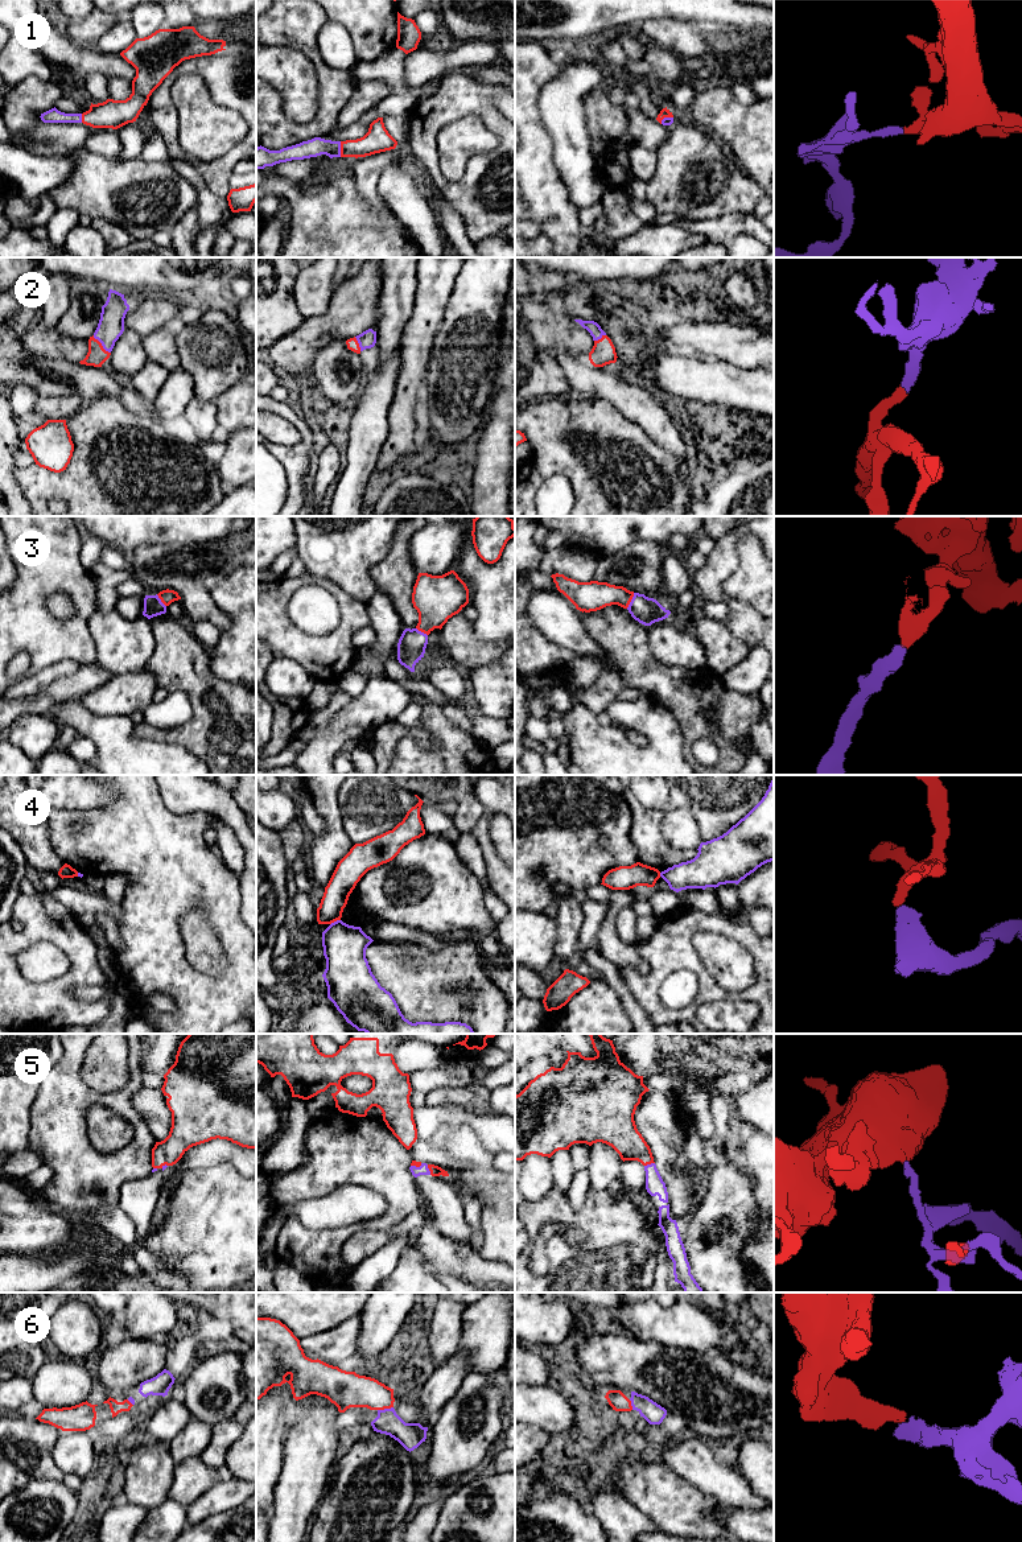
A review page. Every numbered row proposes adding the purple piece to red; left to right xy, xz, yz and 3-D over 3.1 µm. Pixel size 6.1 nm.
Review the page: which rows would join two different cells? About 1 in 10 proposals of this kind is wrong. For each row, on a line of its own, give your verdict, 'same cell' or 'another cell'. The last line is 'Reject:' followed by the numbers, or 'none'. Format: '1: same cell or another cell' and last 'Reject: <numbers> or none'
1: same cell
2: same cell
3: same cell
4: another cell
5: same cell
6: same cell
Reject: 4

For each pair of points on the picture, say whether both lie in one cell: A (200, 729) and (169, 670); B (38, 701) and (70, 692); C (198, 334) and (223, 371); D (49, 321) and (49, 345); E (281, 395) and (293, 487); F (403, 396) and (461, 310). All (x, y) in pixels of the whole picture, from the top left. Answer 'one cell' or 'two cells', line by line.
A: one cell
B: one cell
C: one cell
D: two cells
E: two cells
F: two cells

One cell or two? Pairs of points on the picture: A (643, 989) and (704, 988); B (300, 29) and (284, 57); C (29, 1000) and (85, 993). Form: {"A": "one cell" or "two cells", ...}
{"A": "one cell", "B": "two cells", "C": "two cells"}

